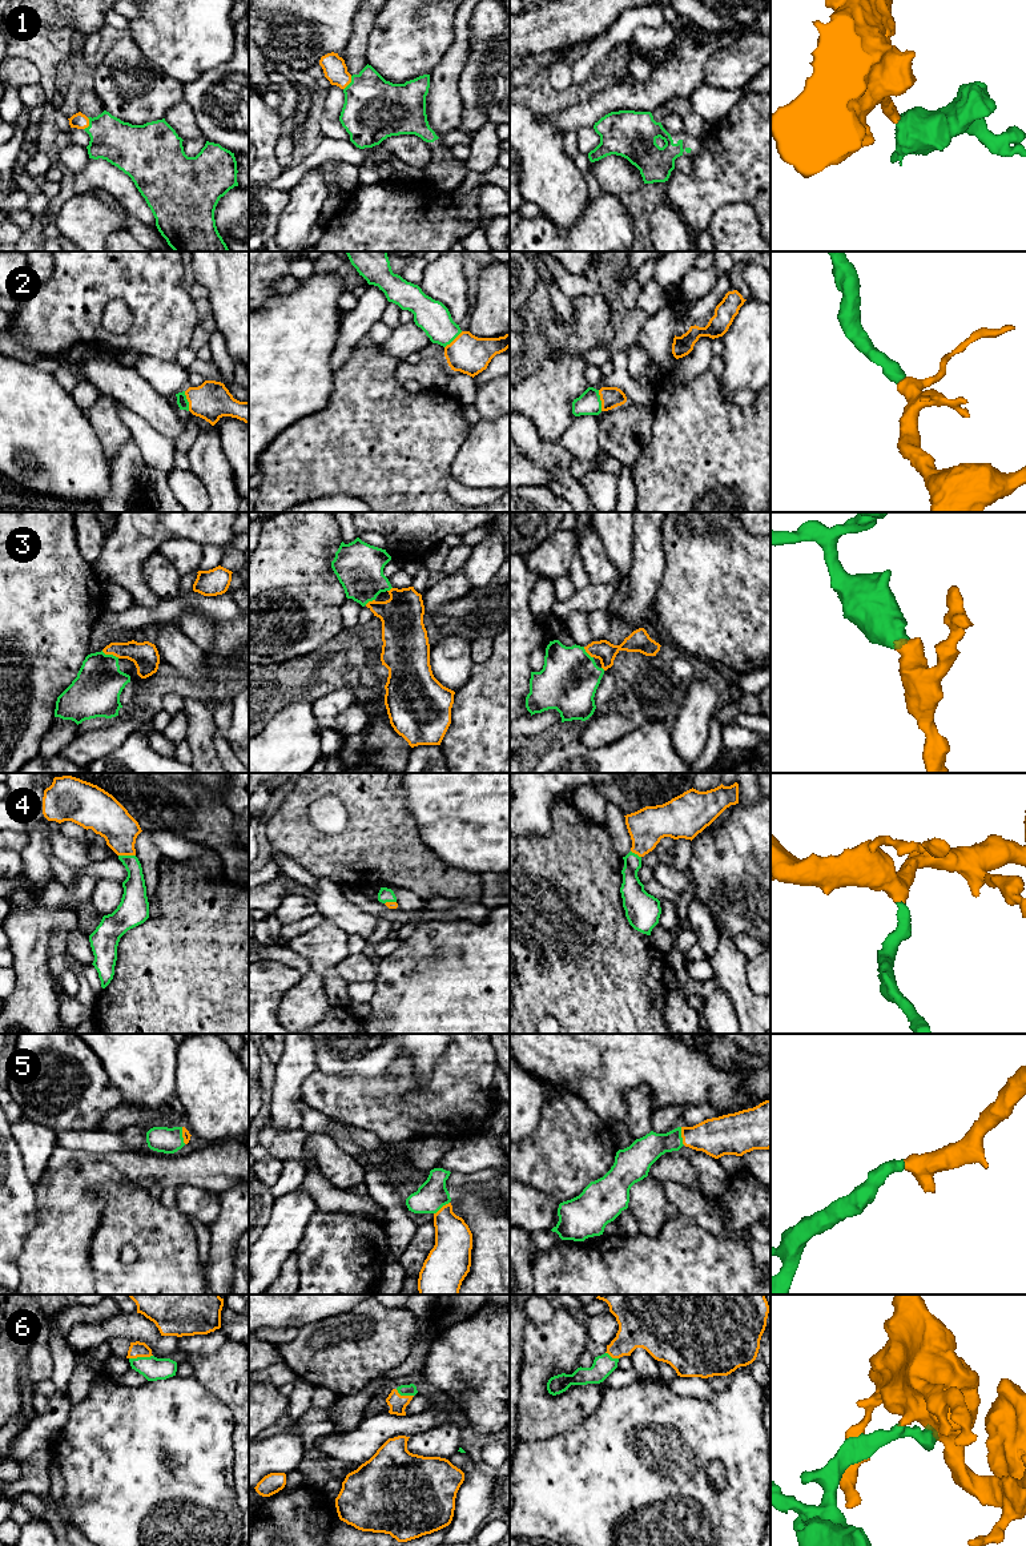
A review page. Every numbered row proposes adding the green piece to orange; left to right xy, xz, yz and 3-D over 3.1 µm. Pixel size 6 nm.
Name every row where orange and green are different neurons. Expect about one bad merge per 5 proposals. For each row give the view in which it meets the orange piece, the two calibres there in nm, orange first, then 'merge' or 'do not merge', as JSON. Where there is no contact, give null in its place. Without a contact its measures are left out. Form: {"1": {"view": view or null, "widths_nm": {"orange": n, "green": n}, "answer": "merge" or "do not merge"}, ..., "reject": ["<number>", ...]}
{"1": {"view": "xy", "widths_nm": {"orange": 90, "green": 260}, "answer": "merge"}, "2": {"view": "yz", "widths_nm": {"orange": 130, "green": 140}, "answer": "merge"}, "3": {"view": "xy", "widths_nm": {"orange": 160, "green": 300}, "answer": "merge"}, "4": {"view": "xy", "widths_nm": {"orange": 220, "green": 140}, "answer": "merge"}, "5": {"view": "yz", "widths_nm": {"orange": 240, "green": 170}, "answer": "merge"}, "6": {"view": "xy", "widths_nm": {"orange": 100, "green": 140}, "answer": "merge"}, "reject": []}

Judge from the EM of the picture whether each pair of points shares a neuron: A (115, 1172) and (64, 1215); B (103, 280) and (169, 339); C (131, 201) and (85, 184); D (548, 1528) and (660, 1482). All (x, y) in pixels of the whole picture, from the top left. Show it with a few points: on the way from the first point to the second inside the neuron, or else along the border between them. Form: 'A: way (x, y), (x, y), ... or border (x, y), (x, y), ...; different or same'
A: way (103, 1176), (76, 1203); same
B: way (121, 284), (159, 321); same
C: way (120, 190), (112, 182), (96, 182); same
D: way (576, 1500), (592, 1486), (626, 1486), (632, 1482); same

